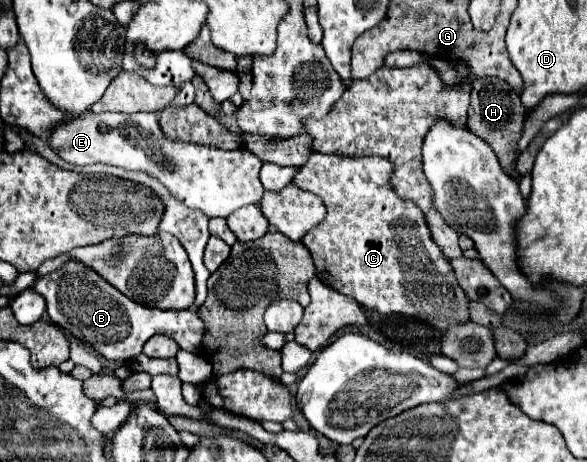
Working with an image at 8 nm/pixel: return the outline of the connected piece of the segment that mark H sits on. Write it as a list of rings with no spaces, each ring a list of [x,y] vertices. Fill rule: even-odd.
[[[500,78],[472,80],[472,102],[470,102],[470,110],[468,110],[468,128],[476,136],[480,136],[486,144],[492,146],[492,150],[496,152],[496,156],[500,160],[500,166],[516,182],[520,180],[520,174],[516,170],[516,160],[520,156],[518,140],[522,136],[524,118],[526,118],[526,108],[520,100],[520,94],[514,92],[504,80],[500,80]]]

